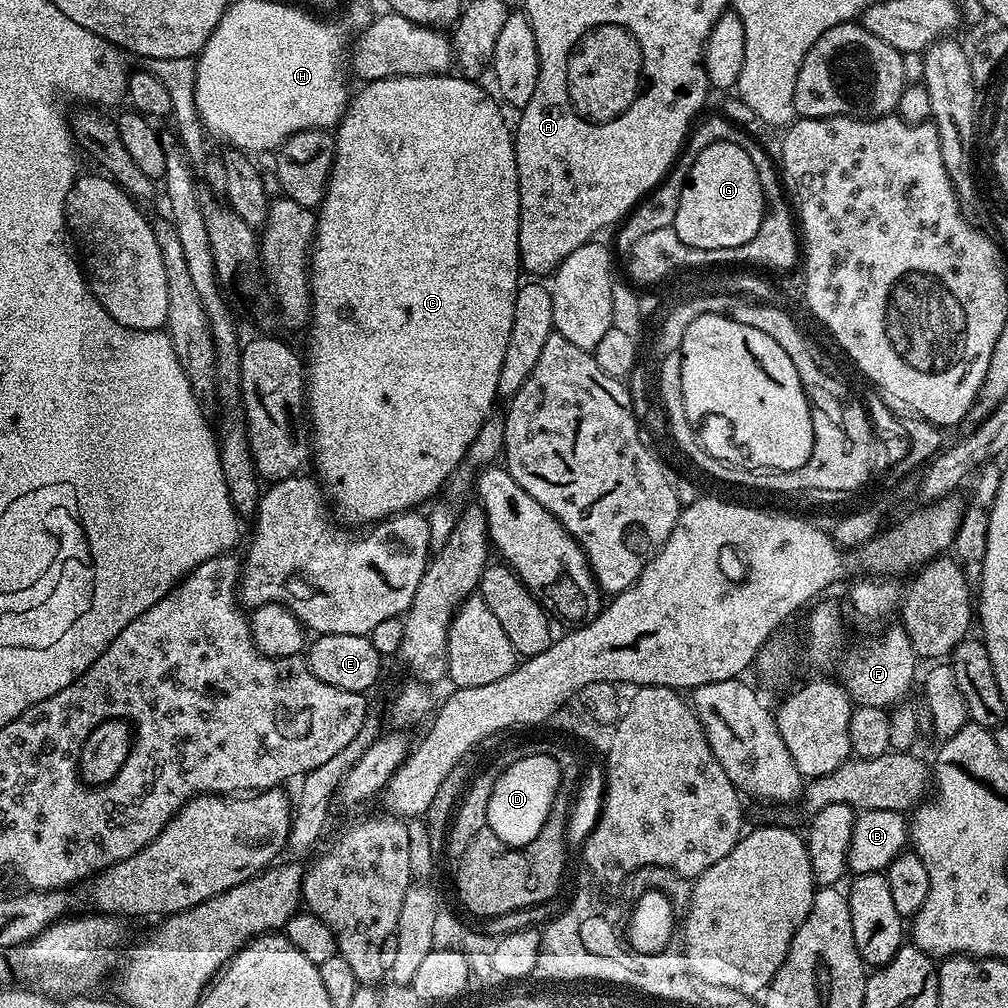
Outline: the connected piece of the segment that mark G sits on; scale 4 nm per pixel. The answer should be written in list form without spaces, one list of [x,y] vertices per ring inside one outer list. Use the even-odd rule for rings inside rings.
[[[719,140],[702,150],[698,158],[686,169],[686,179],[682,198],[678,202],[678,214],[674,225],[678,238],[686,242],[686,246],[694,246],[698,250],[726,250],[734,246],[742,246],[758,234],[764,225],[766,201],[764,187],[760,184],[758,170],[754,170],[754,162],[750,162],[750,154],[742,150],[734,142]]]

